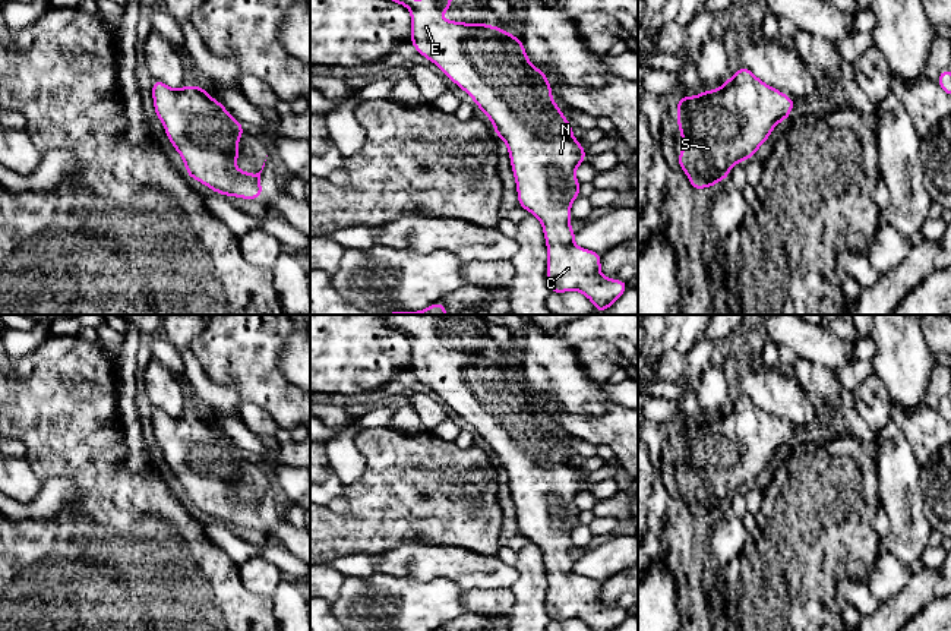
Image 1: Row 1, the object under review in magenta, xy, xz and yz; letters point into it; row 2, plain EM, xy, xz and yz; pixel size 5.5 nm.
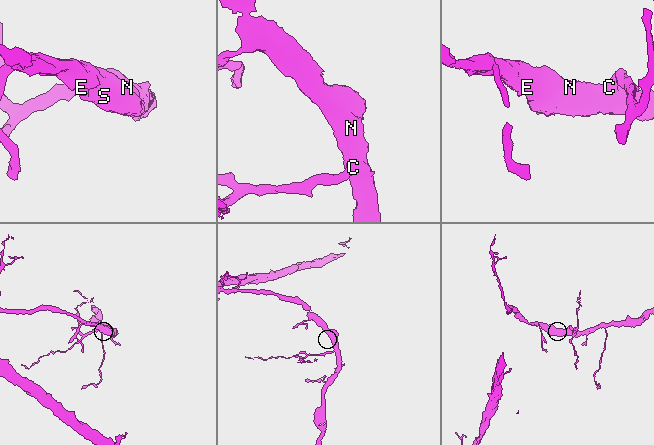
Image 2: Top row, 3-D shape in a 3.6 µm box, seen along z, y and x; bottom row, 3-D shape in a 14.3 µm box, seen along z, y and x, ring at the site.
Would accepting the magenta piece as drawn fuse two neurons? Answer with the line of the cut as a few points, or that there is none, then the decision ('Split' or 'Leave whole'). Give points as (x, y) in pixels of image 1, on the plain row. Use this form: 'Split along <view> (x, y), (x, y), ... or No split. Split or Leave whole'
No split. Leave whole

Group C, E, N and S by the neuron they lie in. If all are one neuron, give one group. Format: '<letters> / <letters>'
C E N S

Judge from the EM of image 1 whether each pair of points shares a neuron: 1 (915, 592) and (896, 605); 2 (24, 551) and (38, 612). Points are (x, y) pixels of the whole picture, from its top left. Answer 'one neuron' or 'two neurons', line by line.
1: one neuron
2: one neuron

